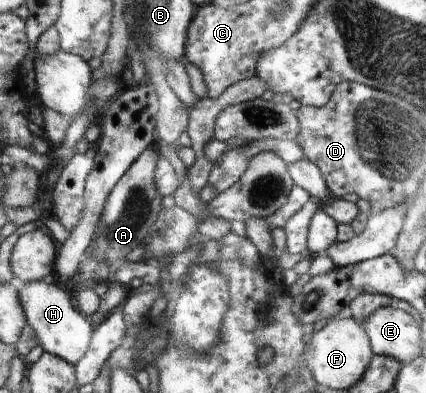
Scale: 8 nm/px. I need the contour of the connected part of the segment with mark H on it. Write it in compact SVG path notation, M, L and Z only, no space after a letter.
M53 278L23 285L20 295L24 299L28 322L39 336L45 351L59 355L77 366L91 350L96 326L86 319L86 314L80 310L75 297L70 296L66 289L62 289L56 282Z

